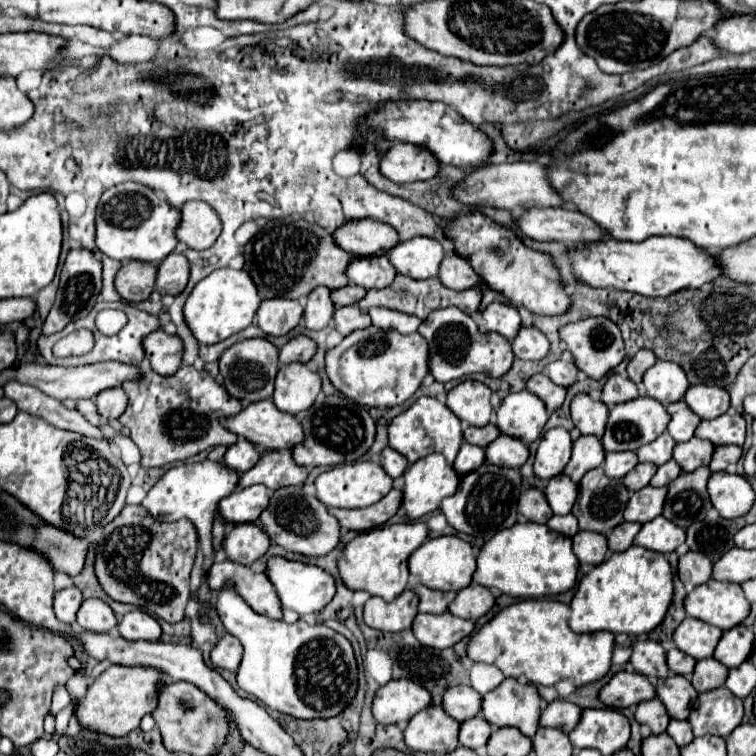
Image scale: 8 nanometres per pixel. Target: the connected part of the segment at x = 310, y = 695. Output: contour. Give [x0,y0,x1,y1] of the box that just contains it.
[215,582,357,720]

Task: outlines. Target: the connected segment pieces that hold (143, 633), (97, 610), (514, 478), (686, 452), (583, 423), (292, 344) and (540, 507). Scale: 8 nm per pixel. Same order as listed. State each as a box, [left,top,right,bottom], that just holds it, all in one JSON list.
[[119,610,161,642],[77,600,117,632],[441,464,523,540],[673,438,715,472],[571,394,609,438],[279,336,317,364],[519,488,553,524]]

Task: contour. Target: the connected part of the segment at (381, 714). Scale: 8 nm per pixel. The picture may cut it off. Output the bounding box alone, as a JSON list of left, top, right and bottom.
[373,680,431,724]

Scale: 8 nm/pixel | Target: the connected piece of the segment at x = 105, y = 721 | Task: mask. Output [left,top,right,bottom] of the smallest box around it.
[77,666,163,736]

